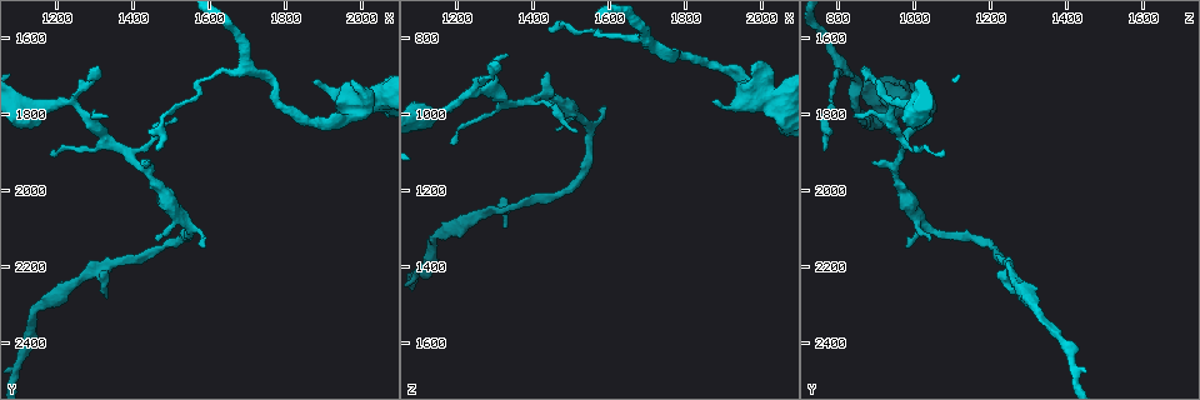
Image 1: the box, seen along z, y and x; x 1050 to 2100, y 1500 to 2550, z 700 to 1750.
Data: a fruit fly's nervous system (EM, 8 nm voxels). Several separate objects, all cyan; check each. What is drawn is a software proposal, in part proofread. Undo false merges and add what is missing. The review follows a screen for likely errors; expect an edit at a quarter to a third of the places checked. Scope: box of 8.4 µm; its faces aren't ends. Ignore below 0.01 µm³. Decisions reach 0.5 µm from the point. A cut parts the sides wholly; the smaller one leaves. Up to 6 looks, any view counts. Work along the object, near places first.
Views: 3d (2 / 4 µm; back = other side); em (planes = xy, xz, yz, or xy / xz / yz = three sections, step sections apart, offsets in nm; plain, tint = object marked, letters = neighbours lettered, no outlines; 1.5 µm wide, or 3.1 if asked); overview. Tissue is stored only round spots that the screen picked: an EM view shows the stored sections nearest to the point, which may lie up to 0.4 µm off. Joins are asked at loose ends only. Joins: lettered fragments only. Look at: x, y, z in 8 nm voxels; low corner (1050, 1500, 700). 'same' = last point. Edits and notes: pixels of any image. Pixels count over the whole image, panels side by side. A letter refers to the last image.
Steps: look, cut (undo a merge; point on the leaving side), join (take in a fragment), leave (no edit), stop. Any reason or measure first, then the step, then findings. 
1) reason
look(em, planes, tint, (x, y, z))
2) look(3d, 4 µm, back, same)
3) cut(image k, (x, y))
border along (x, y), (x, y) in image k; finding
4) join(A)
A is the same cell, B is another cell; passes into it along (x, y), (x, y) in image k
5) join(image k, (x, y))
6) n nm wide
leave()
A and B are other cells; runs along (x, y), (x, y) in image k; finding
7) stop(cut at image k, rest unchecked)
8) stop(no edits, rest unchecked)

branch stops here
look(3d, 2 µm, (1875, 1710, 965))

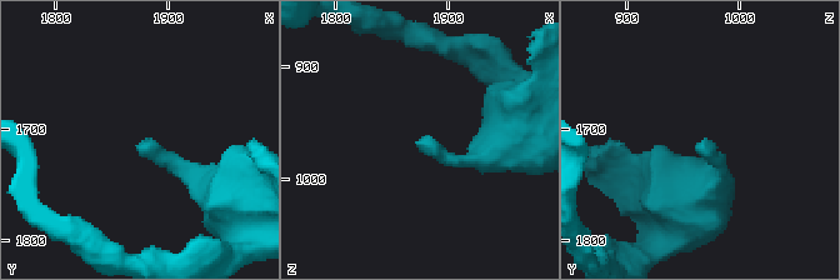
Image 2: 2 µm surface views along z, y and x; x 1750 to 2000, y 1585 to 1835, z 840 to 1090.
look(em, xy, step 8, tint, (1876, 1712, 966))

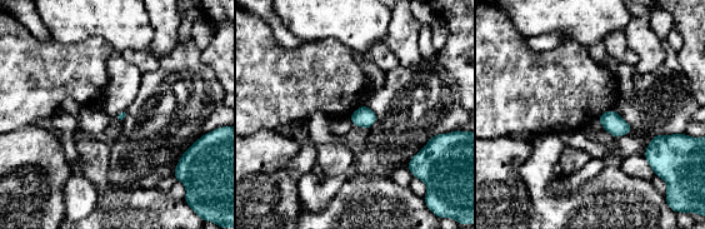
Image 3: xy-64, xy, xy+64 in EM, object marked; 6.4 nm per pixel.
look(em, planes, letters, same)

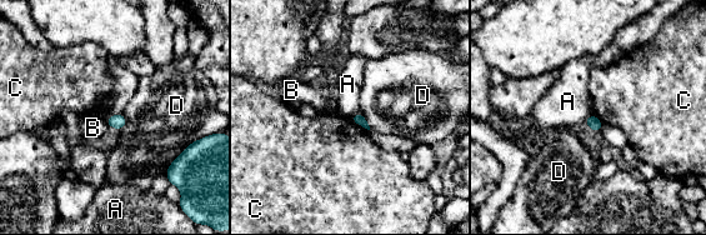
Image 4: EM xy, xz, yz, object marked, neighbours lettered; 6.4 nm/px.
leave()
A, B, C and D are other cells; border along (121, 113), (113, 114), (105, 119) in image 4; none of them fits

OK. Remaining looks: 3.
free end
look(em, planes, plain, (1315, 1680, 860))

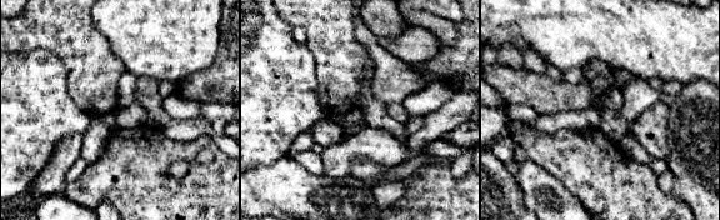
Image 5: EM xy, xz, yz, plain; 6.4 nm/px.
what lies round it
look(em, planes, letters, same)

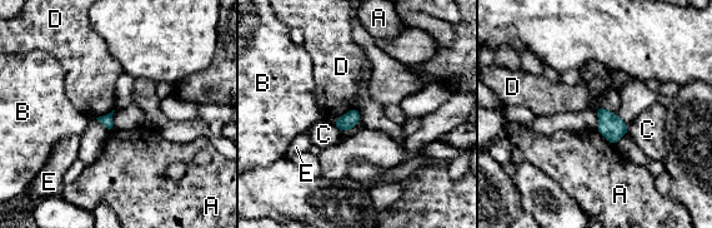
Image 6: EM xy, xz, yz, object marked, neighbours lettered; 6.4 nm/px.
leave()
A, B, C, D and E are other cells; border along (352, 107), (331, 122) in image 6; none of them fits

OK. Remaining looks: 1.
an open end
look(em, planes, letters, (1465, 2130, 1040))

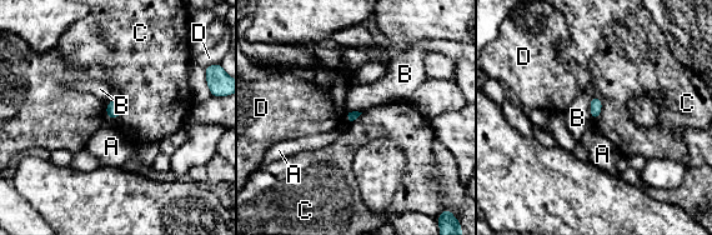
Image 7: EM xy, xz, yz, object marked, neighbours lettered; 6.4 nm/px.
leave()
A, B, C and D are other cells; border along (121, 95), (126, 108), (114, 120) in image 7; none of them fits

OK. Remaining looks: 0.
stop(no edits, rest unchecked)

